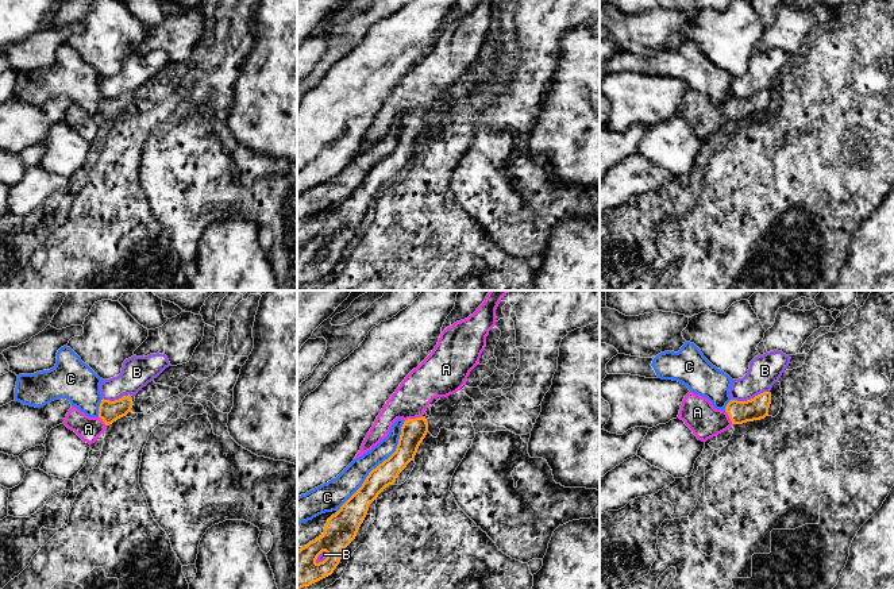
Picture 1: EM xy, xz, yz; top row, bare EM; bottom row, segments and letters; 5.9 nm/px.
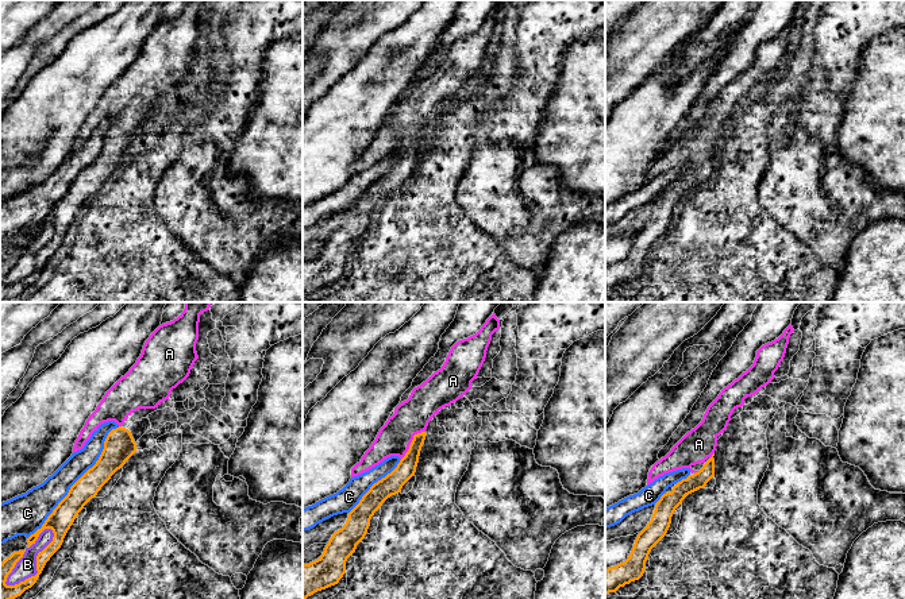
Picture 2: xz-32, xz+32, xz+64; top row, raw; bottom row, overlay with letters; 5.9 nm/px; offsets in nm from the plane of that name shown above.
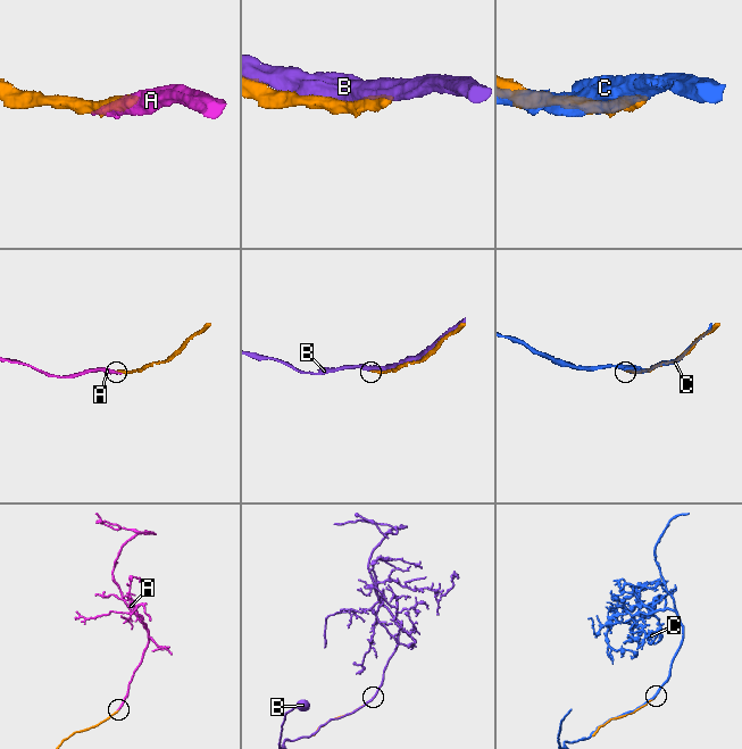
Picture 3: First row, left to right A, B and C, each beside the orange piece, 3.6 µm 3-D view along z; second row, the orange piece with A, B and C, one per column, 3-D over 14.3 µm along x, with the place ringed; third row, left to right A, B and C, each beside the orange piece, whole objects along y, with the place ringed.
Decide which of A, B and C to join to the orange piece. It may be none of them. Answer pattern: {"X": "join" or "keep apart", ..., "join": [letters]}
{"A": "join", "B": "keep apart", "C": "keep apart", "join": ["A"]}

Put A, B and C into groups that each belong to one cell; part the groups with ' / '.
A / B / C

